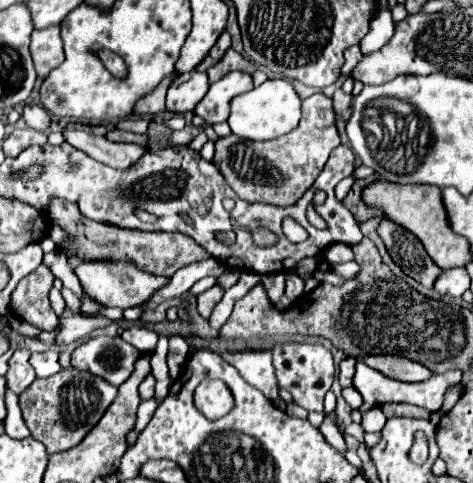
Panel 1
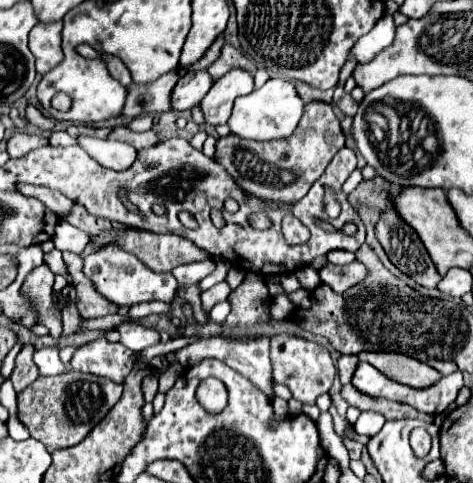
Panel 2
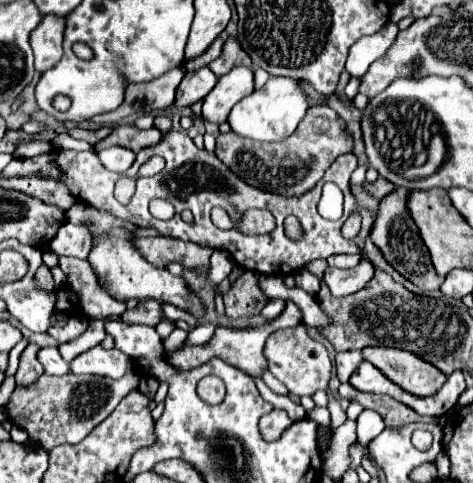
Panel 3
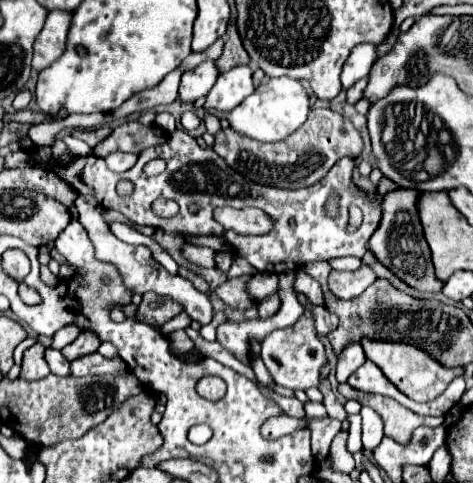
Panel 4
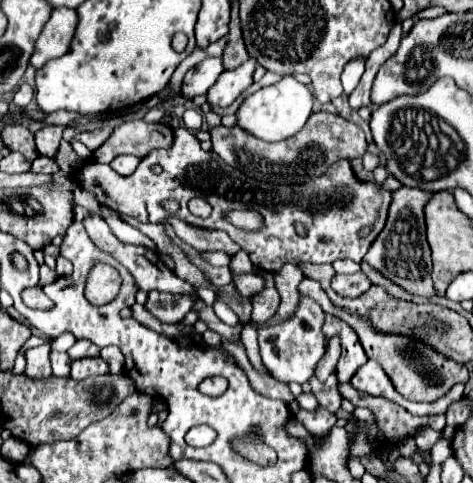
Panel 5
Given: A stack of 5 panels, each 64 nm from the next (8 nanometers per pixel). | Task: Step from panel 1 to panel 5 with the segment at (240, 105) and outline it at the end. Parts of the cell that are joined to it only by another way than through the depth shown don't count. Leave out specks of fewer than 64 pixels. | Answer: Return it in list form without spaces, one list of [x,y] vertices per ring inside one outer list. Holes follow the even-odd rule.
[[[284,76],[272,86],[264,86],[250,94],[236,110],[236,124],[252,136],[266,142],[280,142],[294,136],[312,112],[312,92],[292,76]]]

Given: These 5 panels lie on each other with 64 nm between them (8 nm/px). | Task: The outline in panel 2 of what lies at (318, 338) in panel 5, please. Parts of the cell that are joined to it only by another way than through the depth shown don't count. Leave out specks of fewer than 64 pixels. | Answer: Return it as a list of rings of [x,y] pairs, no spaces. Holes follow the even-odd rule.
[[[286,334],[274,336],[270,340],[270,360],[274,368],[272,372],[274,382],[288,386],[292,396],[300,400],[302,404],[316,404],[318,396],[330,390],[332,380],[336,376],[336,368],[334,368],[330,352],[316,342],[308,342],[296,336],[286,336]]]

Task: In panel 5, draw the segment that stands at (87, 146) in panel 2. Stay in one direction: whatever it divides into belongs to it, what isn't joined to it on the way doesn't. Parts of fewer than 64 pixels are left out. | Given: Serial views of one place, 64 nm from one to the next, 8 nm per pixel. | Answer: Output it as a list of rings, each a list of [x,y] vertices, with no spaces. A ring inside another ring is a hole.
[[[122,154],[122,156],[116,156],[112,162],[110,162],[110,166],[112,166],[112,170],[116,170],[118,174],[132,174],[134,170],[136,170],[136,166],[138,166],[138,162],[140,162],[140,158],[136,158],[136,156],[130,156],[130,154]]]

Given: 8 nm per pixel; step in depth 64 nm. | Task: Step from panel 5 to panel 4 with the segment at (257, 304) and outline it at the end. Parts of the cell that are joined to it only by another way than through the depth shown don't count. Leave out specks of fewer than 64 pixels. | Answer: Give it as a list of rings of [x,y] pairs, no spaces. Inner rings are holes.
[[[277,295],[262,299],[258,305],[260,319],[266,319],[273,316],[279,310],[280,305],[281,301]]]

